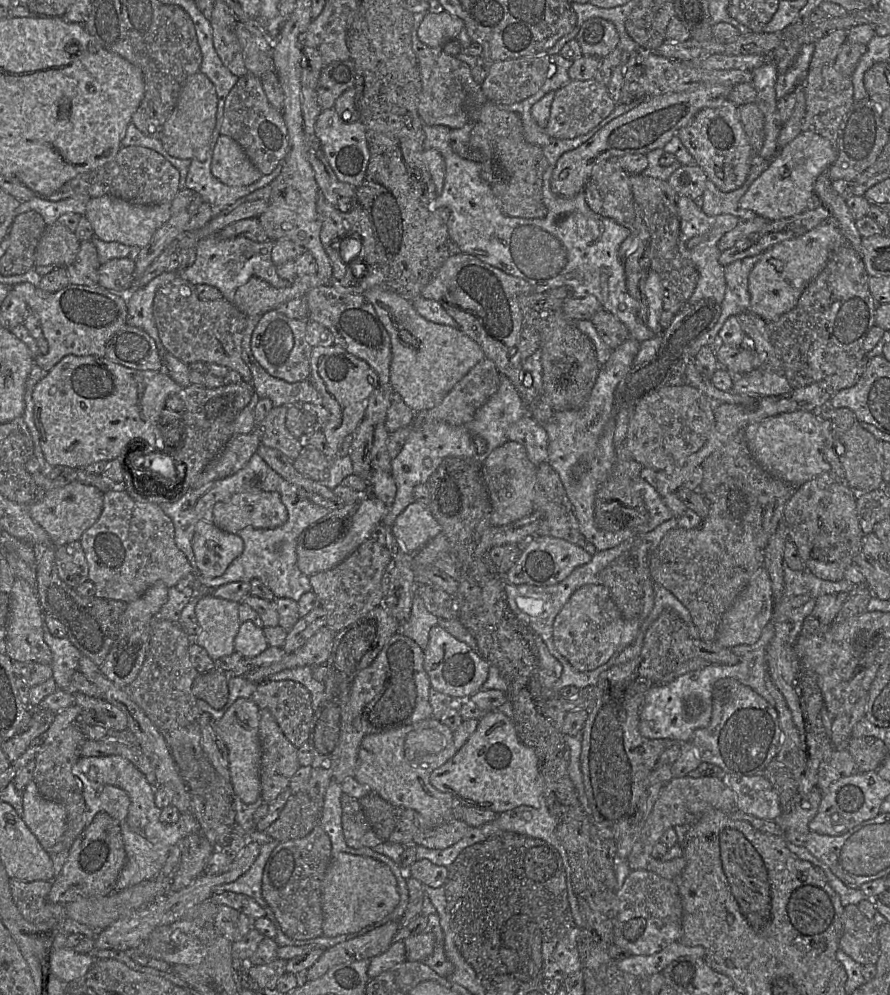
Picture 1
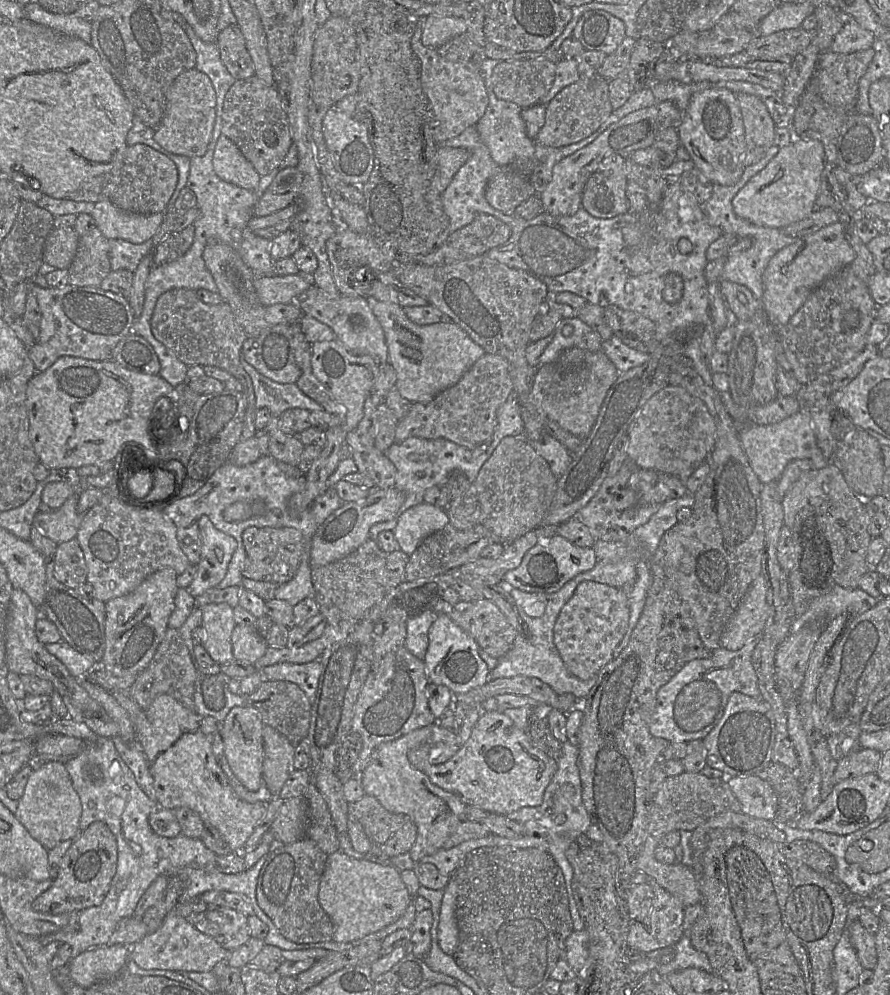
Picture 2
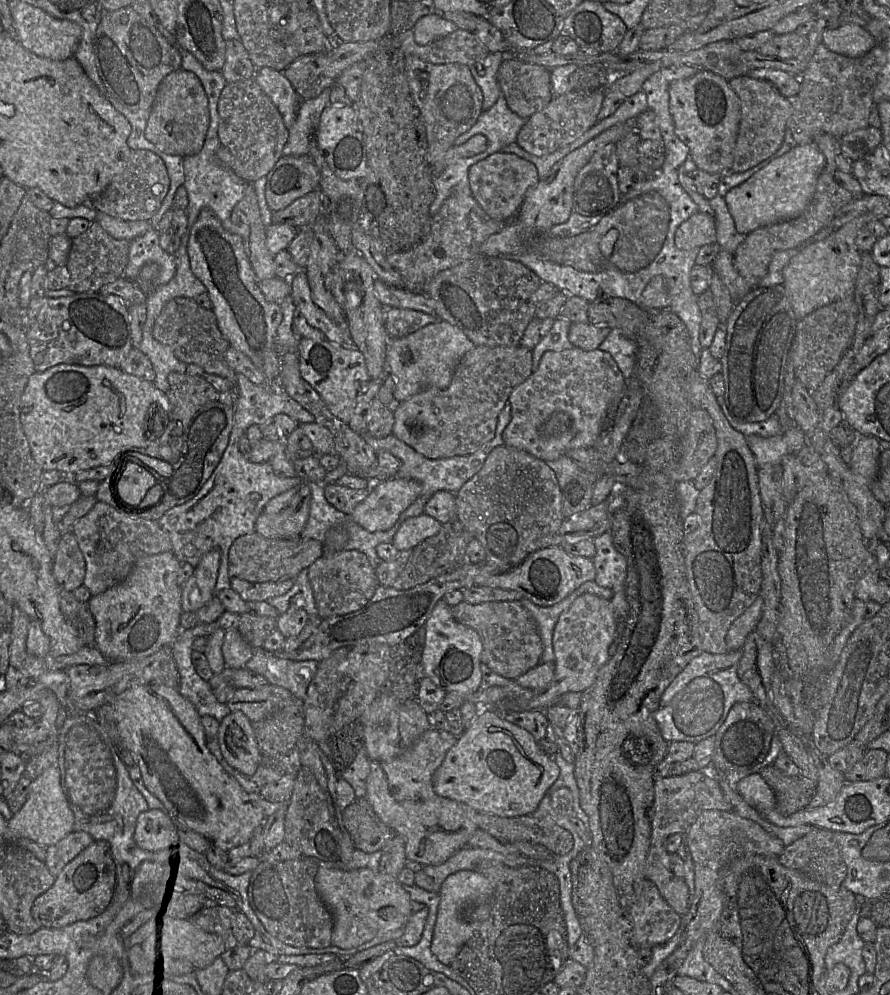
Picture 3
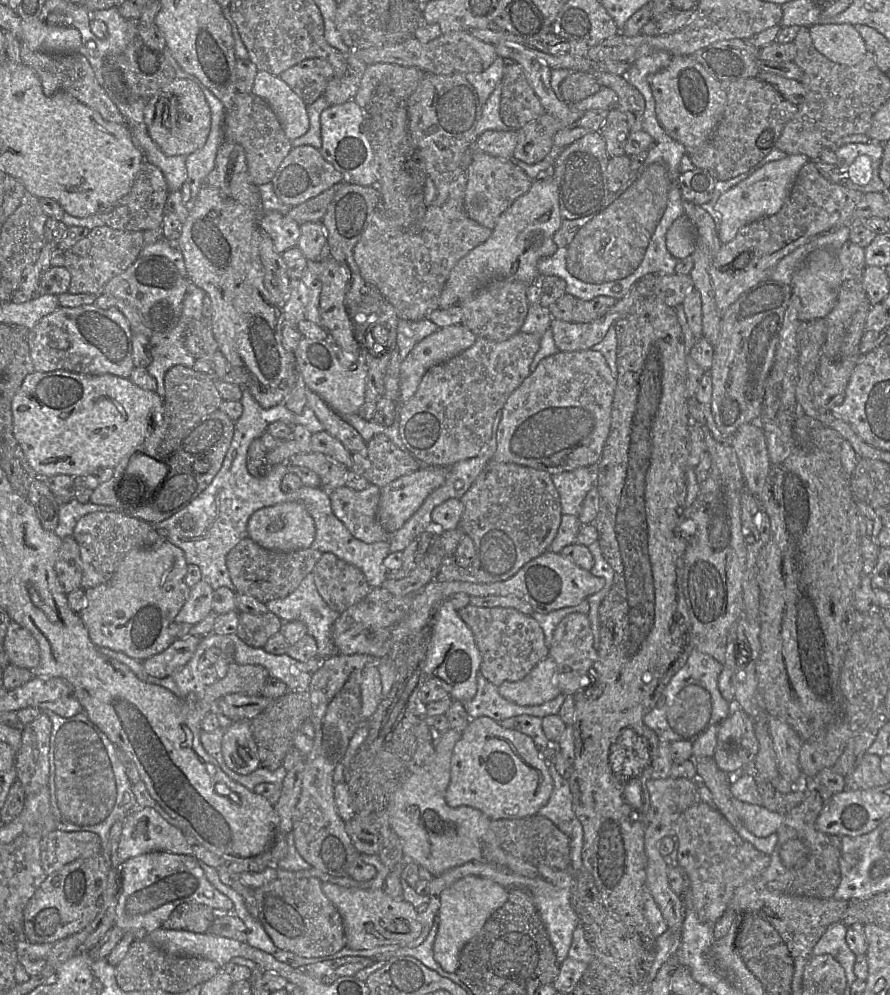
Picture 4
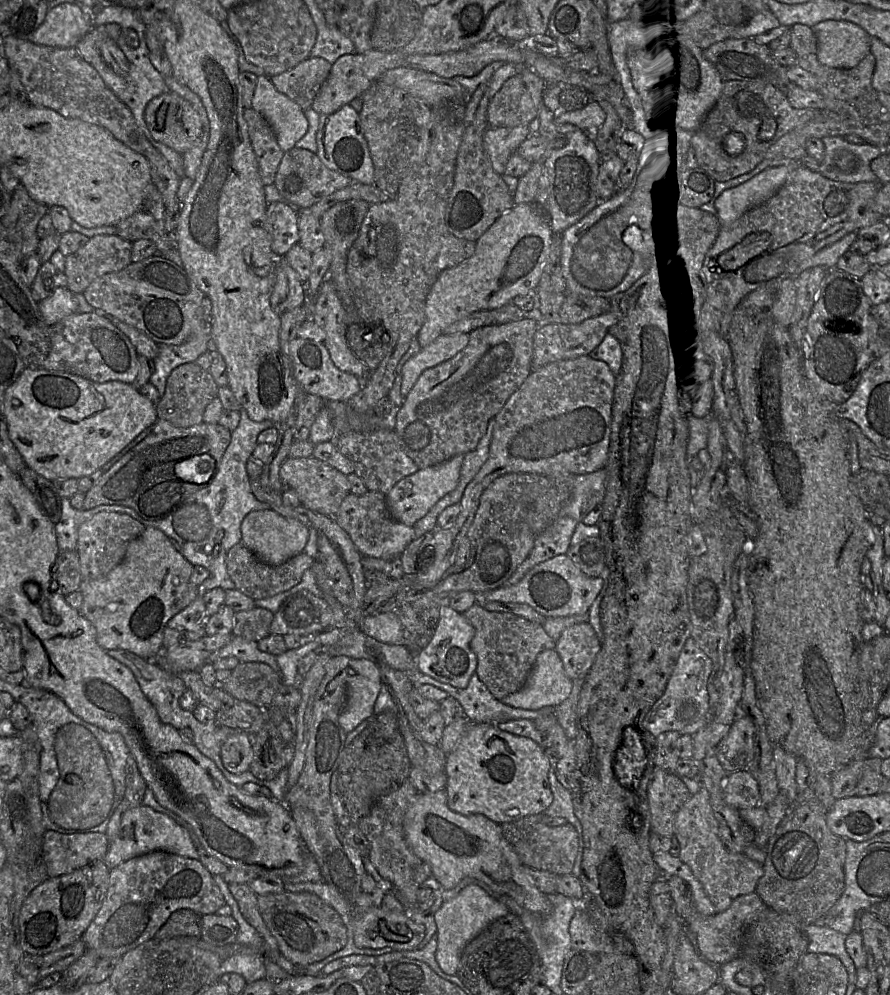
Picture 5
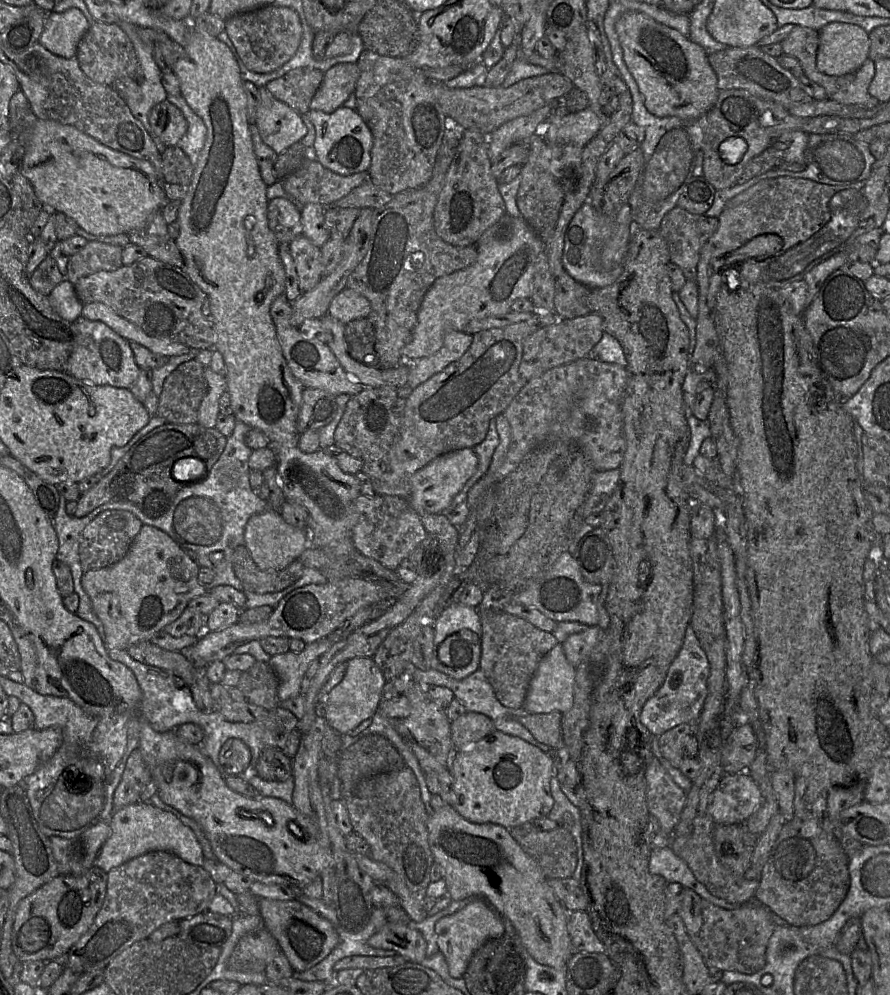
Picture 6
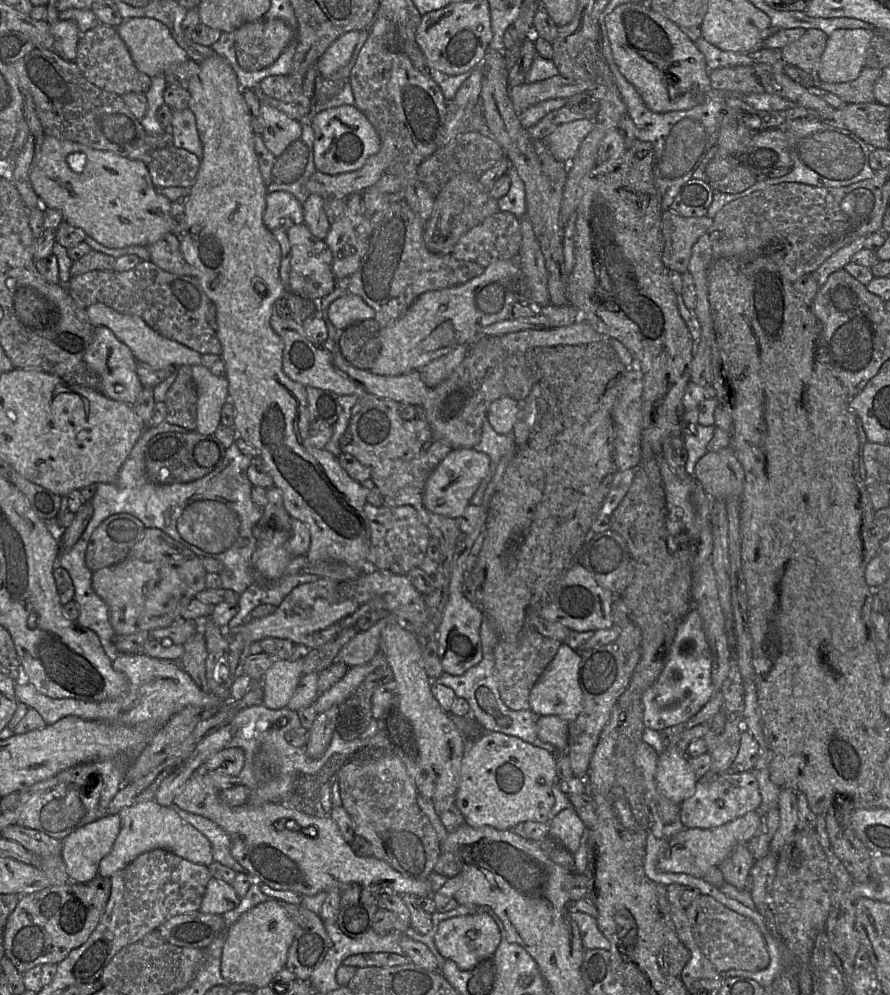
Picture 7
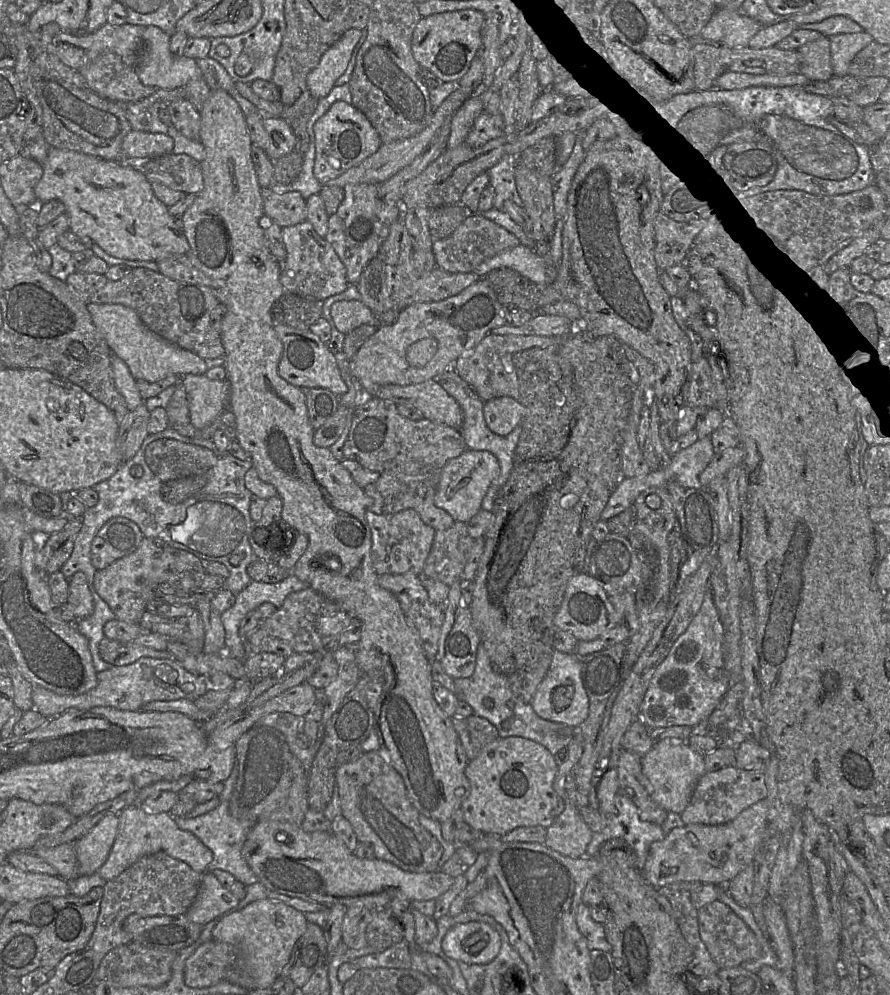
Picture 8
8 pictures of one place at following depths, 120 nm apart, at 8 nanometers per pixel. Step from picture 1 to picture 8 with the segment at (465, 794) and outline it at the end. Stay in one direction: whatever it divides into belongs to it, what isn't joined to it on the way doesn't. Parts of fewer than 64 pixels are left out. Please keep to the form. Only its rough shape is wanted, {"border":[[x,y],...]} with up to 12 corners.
{"border":[[498,737],[467,762],[462,819],[484,834],[550,826],[558,762]]}

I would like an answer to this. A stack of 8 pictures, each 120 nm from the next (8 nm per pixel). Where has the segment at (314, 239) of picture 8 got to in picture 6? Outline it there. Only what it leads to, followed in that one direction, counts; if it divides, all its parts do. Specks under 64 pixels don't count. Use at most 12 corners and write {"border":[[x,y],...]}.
{"border":[[302,233],[289,244],[301,292],[322,279],[320,248]]}

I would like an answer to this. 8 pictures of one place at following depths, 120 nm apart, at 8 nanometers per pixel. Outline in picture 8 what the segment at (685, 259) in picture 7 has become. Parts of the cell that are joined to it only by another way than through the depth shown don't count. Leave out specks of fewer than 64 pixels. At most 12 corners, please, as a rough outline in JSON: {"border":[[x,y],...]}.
{"border":[[655,219],[655,259],[661,271],[684,264],[708,219]]}

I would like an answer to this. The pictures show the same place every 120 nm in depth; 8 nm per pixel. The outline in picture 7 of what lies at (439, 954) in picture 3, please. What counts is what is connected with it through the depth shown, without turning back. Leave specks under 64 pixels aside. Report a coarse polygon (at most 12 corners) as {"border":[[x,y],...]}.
{"border":[[486,914],[442,921],[439,953],[462,971],[494,956],[499,928]]}

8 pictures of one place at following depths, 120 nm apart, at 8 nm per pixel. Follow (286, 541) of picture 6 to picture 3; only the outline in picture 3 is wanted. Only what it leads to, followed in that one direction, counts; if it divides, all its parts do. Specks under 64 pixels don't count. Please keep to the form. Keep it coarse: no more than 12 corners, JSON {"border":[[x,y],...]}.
{"border":[[304,481],[271,500],[256,532],[300,536],[314,504]]}

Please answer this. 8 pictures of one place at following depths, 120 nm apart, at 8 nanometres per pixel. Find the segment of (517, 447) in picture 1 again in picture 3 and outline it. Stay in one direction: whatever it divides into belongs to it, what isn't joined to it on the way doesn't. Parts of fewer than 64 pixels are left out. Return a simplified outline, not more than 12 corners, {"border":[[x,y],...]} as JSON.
{"border":[[505,444],[456,493],[485,563],[516,568],[566,518],[554,470]]}

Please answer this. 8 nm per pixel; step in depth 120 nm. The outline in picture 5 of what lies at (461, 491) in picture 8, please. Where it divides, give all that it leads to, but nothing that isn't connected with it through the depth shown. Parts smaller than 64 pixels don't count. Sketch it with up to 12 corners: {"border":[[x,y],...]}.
{"border":[[464,456],[422,466],[386,494],[414,526],[457,487]]}

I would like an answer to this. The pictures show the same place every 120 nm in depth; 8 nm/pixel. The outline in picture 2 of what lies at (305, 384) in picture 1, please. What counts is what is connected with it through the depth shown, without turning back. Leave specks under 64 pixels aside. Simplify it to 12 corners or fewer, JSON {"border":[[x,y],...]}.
{"border":[[240,361],[252,380],[256,409],[275,417],[295,408],[323,410],[296,383],[282,384]]}

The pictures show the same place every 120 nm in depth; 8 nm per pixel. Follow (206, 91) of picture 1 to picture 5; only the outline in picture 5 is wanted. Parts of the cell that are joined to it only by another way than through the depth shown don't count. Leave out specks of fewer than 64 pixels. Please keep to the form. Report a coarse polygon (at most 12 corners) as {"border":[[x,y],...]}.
{"border":[[171,91],[149,101],[152,137],[180,154],[203,132],[192,105]]}

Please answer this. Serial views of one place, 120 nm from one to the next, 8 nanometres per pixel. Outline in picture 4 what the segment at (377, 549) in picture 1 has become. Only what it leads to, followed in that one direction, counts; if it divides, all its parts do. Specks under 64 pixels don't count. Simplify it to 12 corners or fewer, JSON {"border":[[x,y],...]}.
{"border":[[323,553],[311,574],[340,614],[371,588],[359,568]]}

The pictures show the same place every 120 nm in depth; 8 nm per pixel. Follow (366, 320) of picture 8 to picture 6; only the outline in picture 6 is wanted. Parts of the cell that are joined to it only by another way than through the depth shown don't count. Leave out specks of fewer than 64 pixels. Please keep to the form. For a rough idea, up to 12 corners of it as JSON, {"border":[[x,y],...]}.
{"border":[[344,288],[327,314],[347,324],[367,318],[371,305],[363,295]]}

